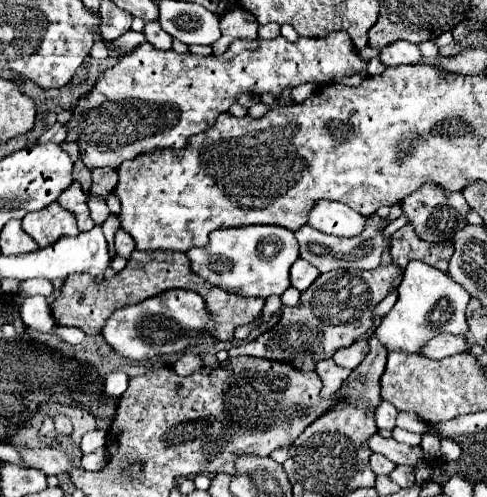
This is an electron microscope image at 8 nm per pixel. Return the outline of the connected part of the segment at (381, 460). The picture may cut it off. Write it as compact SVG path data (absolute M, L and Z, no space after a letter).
M372 453L370 455L370 467L372 467L372 471L376 473L376 475L380 475L380 473L390 473L396 465L390 461L390 459L386 459L384 455L378 455L378 453Z

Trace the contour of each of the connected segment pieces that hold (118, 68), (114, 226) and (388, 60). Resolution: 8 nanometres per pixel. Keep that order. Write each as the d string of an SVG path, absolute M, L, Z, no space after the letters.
M330 33L330 35L326 35L326 37L312 37L312 39L310 39L310 37L300 37L300 39L294 41L294 43L286 41L284 37L276 37L276 39L260 39L260 37L258 37L258 39L252 39L252 41L234 39L234 41L230 43L230 47L228 47L222 55L194 55L194 53L182 53L182 55L180 55L180 53L176 53L176 51L172 51L172 49L170 49L170 51L160 51L160 49L152 47L150 43L142 43L142 45L136 47L134 51L122 55L122 57L116 61L114 67L108 67L108 69L100 71L98 81L94 83L92 91L90 91L88 95L84 95L84 97L78 99L78 105L72 109L72 119L66 123L66 129L68 129L66 141L68 141L68 143L72 141L72 143L76 143L76 145L80 147L80 159L84 161L84 165L86 165L90 171L94 171L94 169L98 169L98 167L112 167L112 169L118 169L124 161L134 159L134 157L138 157L140 153L156 151L156 149L162 149L162 147L174 147L174 149L186 147L188 139L190 139L192 135L196 135L198 131L202 131L202 127L210 127L210 125L214 123L214 119L216 119L220 113L226 113L226 111L230 109L230 105L236 103L236 97L238 97L240 93L252 93L252 95L274 93L276 97L280 97L282 89L288 87L288 85L292 85L292 87L296 87L296 85L300 85L300 83L344 83L344 85L358 85L358 83L362 83L362 79L364 79L366 75L368 75L368 73L366 73L366 61L360 59L360 57L356 55L356 49L354 49L354 45L350 43L350 37L348 37L346 33Z
M110 214L108 218L102 225L102 231L106 237L108 247L110 247L110 255L114 257L115 246L114 246L114 237L117 230L120 228L120 222L118 216Z
M398 41L398 43L390 43L388 47L380 49L380 61L386 67L396 67L396 65L412 65L418 63L422 59L418 45L406 43L406 41Z

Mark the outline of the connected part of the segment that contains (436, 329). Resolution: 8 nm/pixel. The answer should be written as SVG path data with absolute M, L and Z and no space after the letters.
M410 261L404 269L402 283L398 287L396 305L382 317L376 327L376 339L386 347L386 351L406 351L420 353L422 347L438 333L466 333L466 305L470 295L450 279L450 275L418 261Z

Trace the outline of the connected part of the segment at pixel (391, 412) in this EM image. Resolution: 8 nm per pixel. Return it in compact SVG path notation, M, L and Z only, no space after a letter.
M382 399L380 405L378 405L378 409L376 409L376 425L378 425L378 429L392 431L394 429L394 423L396 423L396 417L398 417L396 407Z

